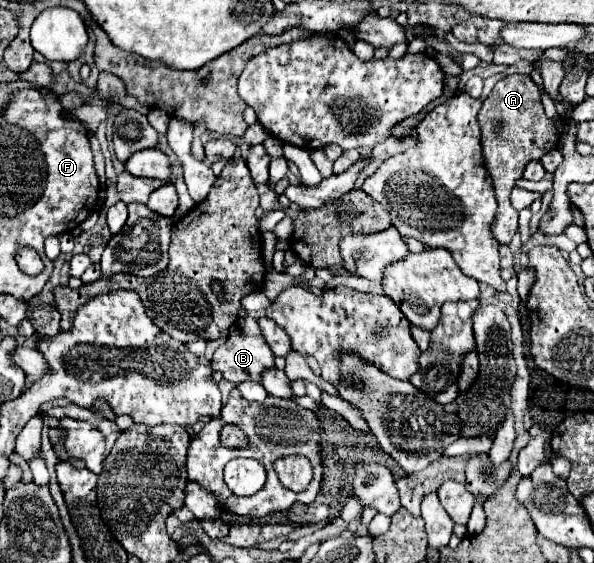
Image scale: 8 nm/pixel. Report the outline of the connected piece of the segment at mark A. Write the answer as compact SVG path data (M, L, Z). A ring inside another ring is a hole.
M520 74L506 76L494 86L492 94L484 100L482 110L478 112L478 120L482 128L484 164L492 178L498 200L498 212L492 224L492 236L494 240L498 240L498 244L508 246L518 230L518 210L512 208L510 204L510 192L530 160L540 160L548 150L554 150L558 146L558 132L556 132L556 124L550 122L544 114L536 84L530 80L530 76L520 76ZM494 122L502 122L500 132L494 132Z

